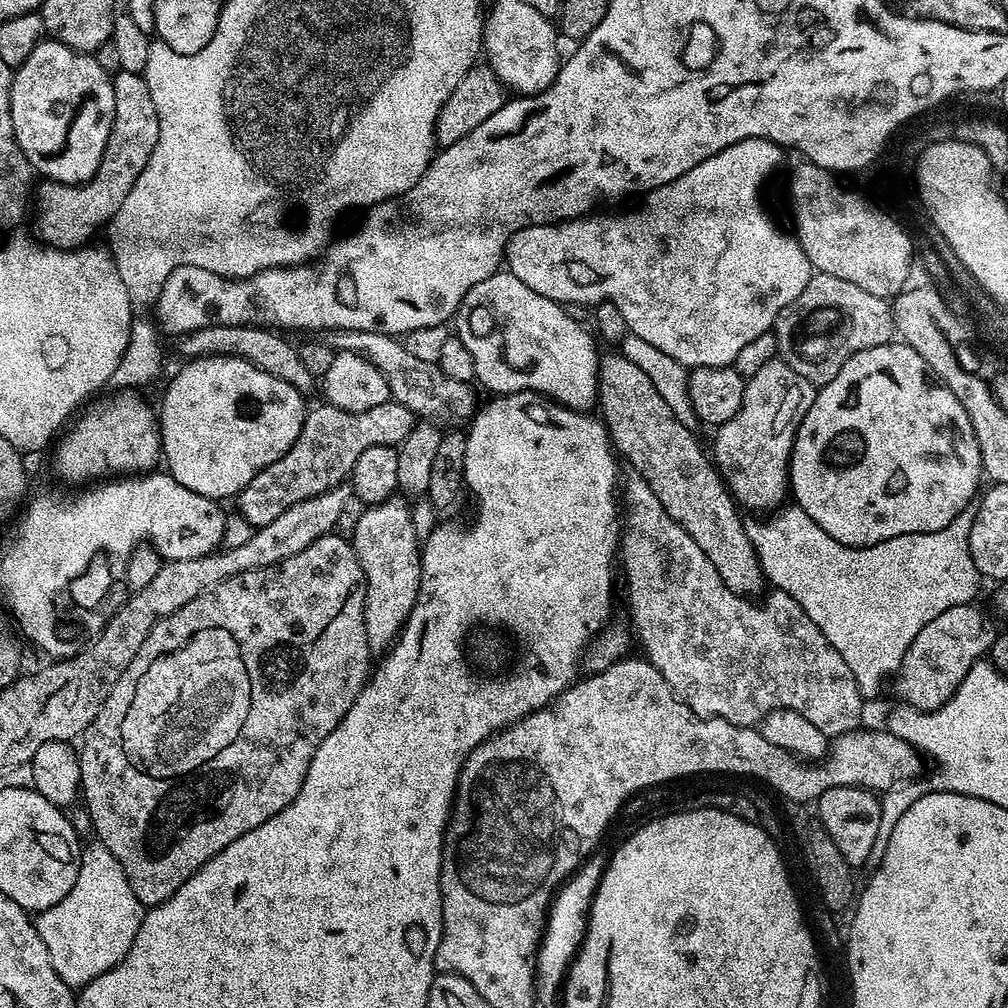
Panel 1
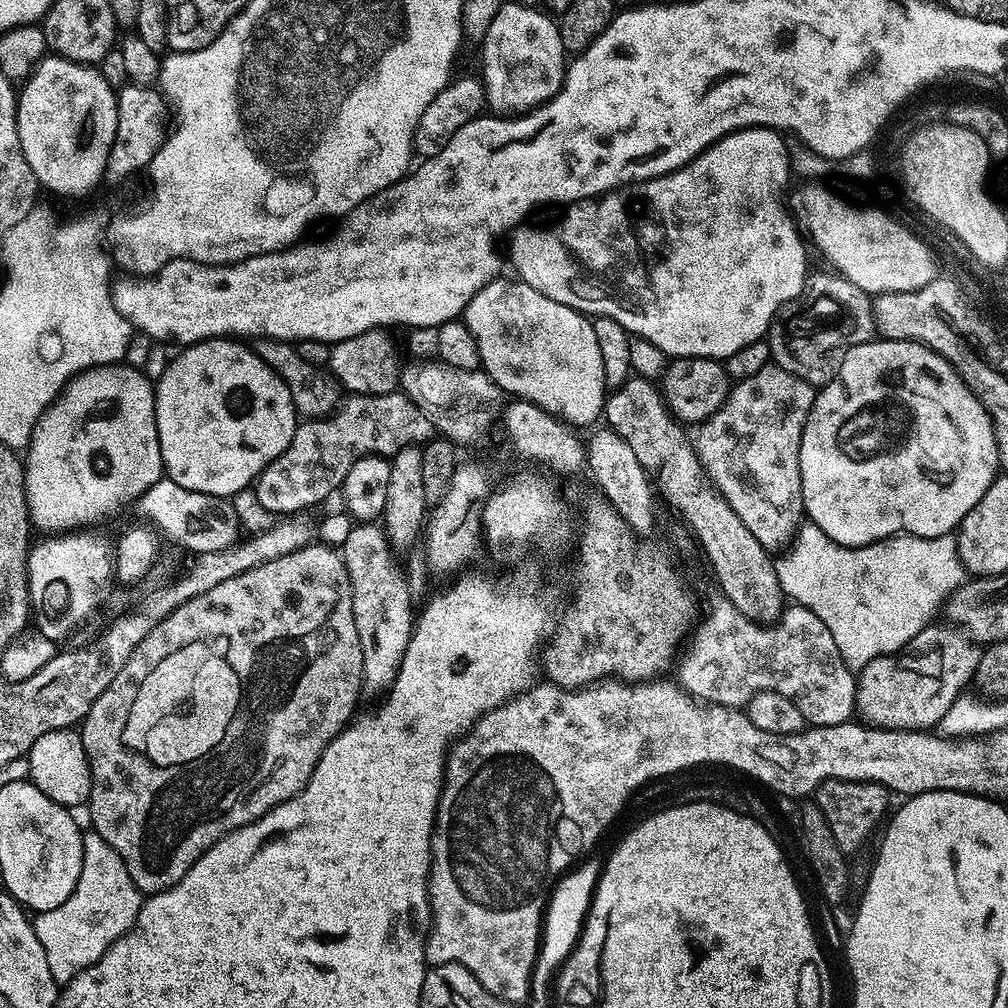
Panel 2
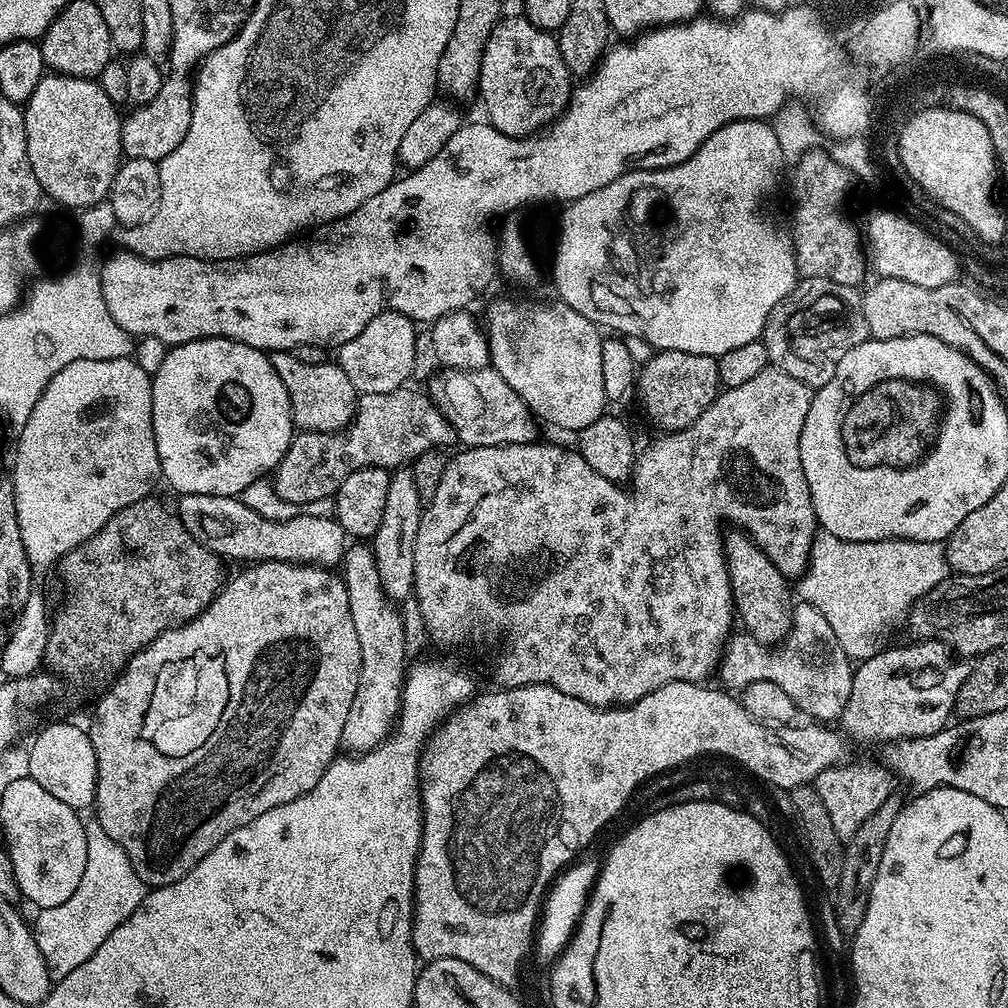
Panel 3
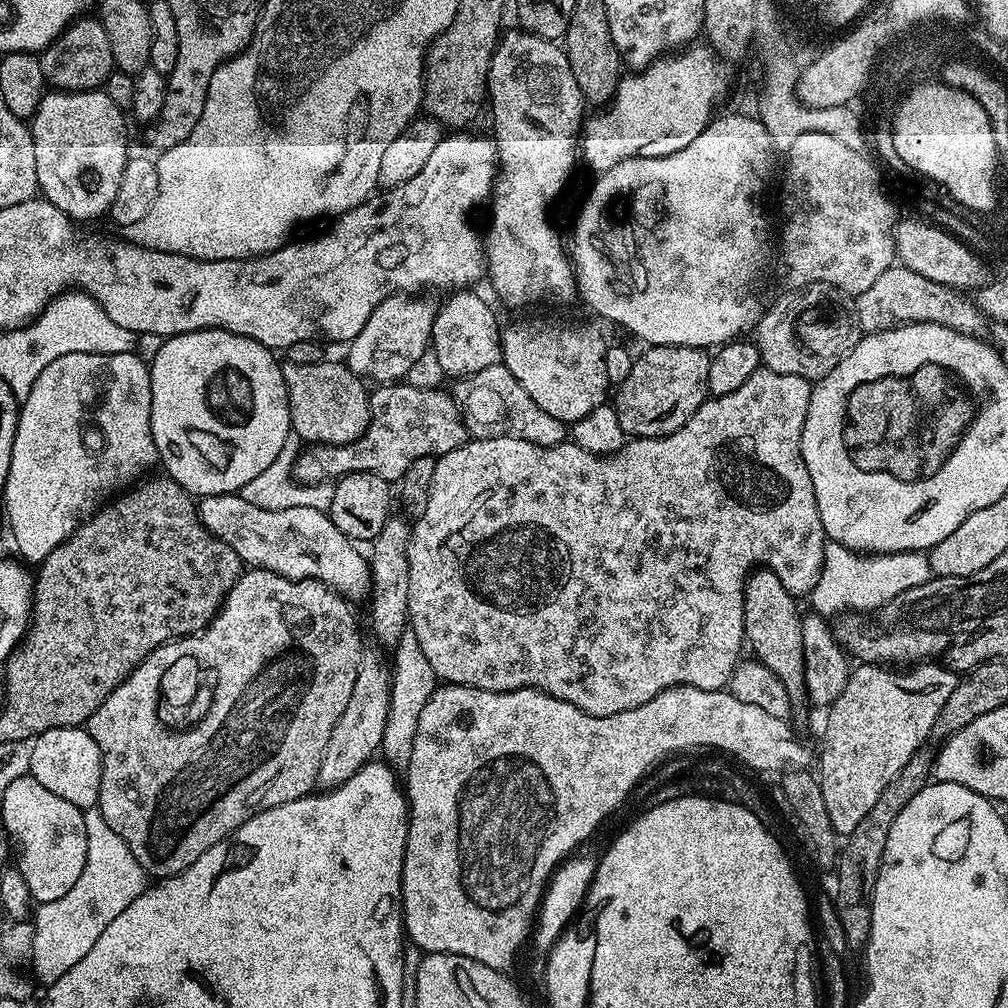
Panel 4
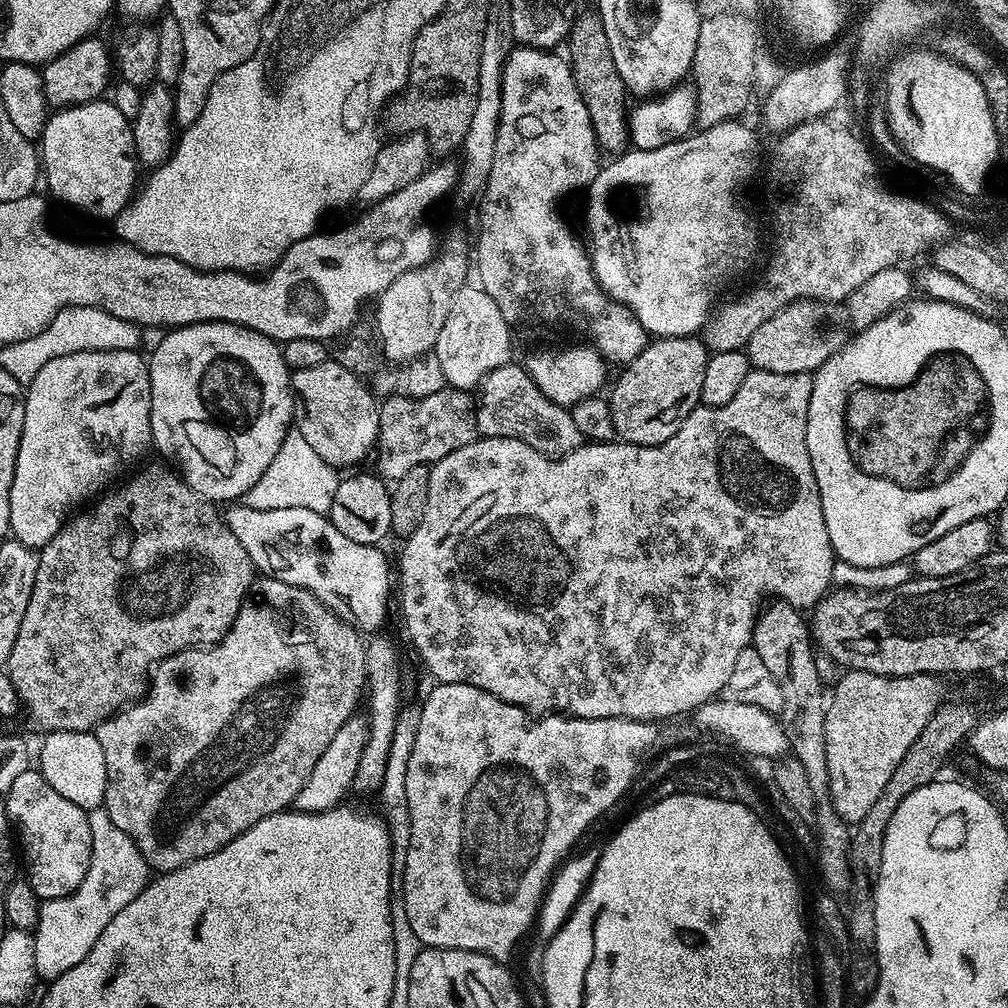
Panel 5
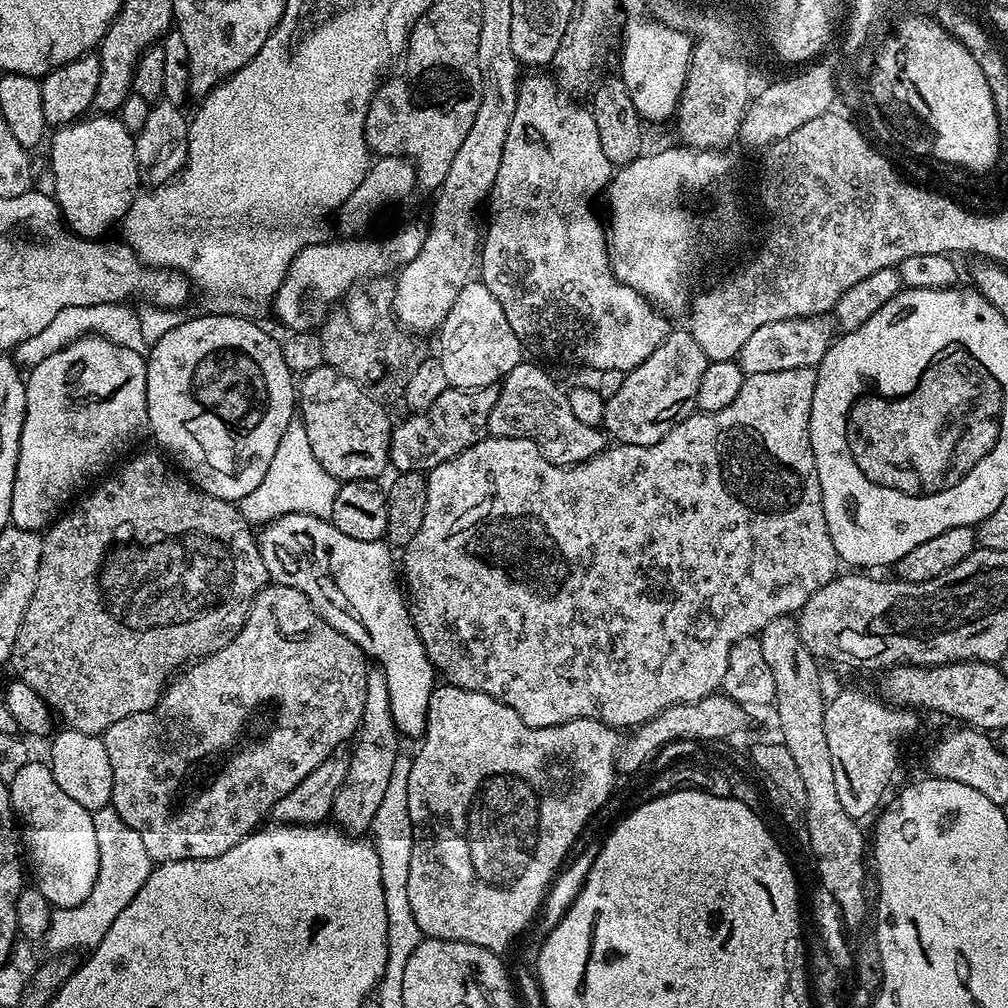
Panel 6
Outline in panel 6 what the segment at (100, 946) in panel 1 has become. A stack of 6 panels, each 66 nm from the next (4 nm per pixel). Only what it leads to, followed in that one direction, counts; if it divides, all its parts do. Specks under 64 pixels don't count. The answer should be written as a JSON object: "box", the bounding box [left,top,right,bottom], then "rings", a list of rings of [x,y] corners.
{"box":[42,806,154,954],"rings":[[[111,806],[100,808],[92,812],[92,821],[94,822],[94,834],[98,837],[98,878],[94,882],[94,890],[90,890],[88,897],[79,906],[57,908],[53,911],[50,918],[50,930],[44,935],[42,941],[43,947],[48,947],[50,951],[54,952],[52,954],[70,954],[66,952],[72,952],[75,948],[90,950],[95,947],[95,944],[102,942],[106,930],[114,926],[114,918],[118,918],[118,914],[122,914],[122,910],[130,906],[134,894],[142,890],[142,886],[148,880],[148,875],[152,873],[154,867],[150,854],[146,854],[142,834],[138,834],[134,826],[128,826],[118,814],[118,810],[114,810]]]}

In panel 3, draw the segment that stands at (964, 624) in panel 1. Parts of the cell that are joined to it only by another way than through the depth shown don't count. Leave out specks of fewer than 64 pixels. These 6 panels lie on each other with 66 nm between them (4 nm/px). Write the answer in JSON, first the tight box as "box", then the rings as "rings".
{"box":[838,640,969,746],"rings":[[[940,640],[911,643],[905,648],[888,648],[885,652],[884,649],[877,650],[873,656],[855,665],[850,698],[846,698],[846,706],[838,721],[839,727],[853,741],[865,740],[868,744],[883,746],[894,740],[913,740],[919,736],[932,736],[936,732],[944,731],[949,723],[948,715],[950,717],[953,715],[958,690],[962,690],[962,682],[966,682],[969,665],[963,659],[957,658],[952,649],[947,648]]]}

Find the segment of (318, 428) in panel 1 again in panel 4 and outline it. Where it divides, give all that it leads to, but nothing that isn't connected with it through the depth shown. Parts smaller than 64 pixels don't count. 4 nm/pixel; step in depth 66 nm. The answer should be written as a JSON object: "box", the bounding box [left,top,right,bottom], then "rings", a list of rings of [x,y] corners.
{"box":[292,382,469,484],"rings":[[[407,382],[381,384],[371,389],[370,422],[352,444],[314,444],[297,456],[292,475],[301,484],[335,482],[346,474],[369,472],[389,482],[400,482],[416,458],[445,456],[469,439],[464,415],[455,395],[443,387],[415,388]]]}

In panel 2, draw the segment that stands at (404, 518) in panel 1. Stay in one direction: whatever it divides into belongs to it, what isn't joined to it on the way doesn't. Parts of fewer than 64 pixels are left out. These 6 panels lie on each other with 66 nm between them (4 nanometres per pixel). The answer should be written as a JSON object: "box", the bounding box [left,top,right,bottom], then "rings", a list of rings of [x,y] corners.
{"box":[342,522,414,693],"rings":[[[376,522],[353,526],[346,534],[342,555],[350,574],[354,626],[358,626],[358,642],[362,642],[362,688],[365,693],[383,693],[391,688],[412,637],[414,605],[410,602],[408,577],[405,569],[396,565],[397,553],[385,529]]]}

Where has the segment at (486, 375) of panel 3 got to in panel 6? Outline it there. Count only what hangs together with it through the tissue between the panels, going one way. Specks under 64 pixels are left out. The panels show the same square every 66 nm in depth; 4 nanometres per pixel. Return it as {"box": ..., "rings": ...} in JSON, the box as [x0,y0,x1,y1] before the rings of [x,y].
{"box":[487,362,606,466],"rings":[[[528,362],[514,366],[514,370],[504,376],[496,393],[494,410],[490,410],[487,435],[526,438],[539,446],[551,464],[565,466],[586,462],[606,447],[606,436],[600,428],[591,428],[574,418],[567,391],[560,389],[538,365]]]}

